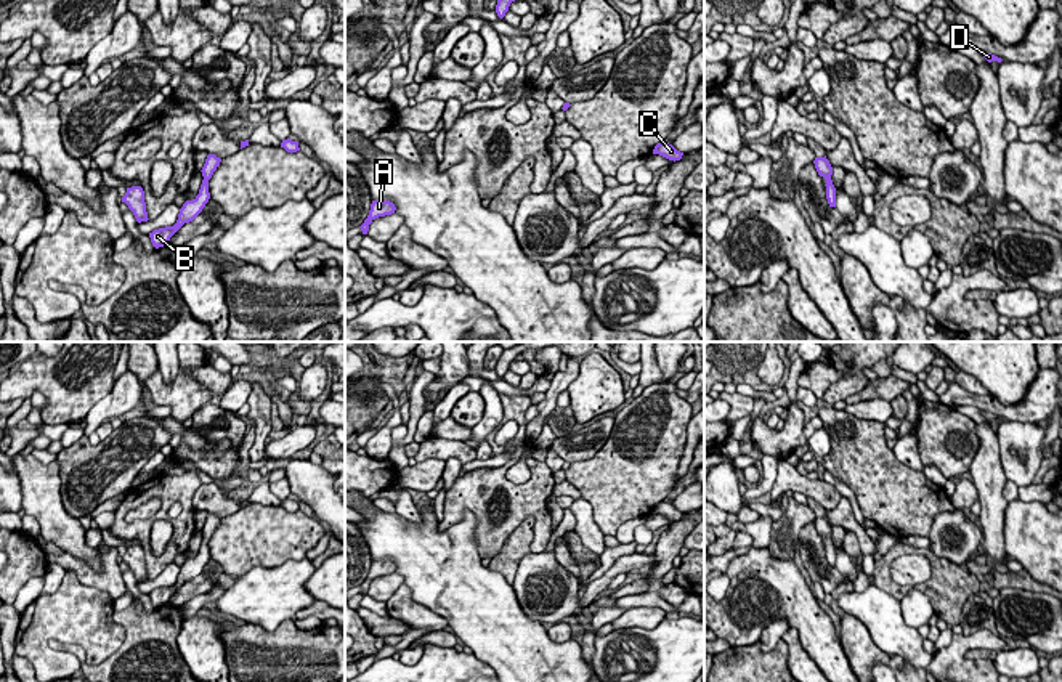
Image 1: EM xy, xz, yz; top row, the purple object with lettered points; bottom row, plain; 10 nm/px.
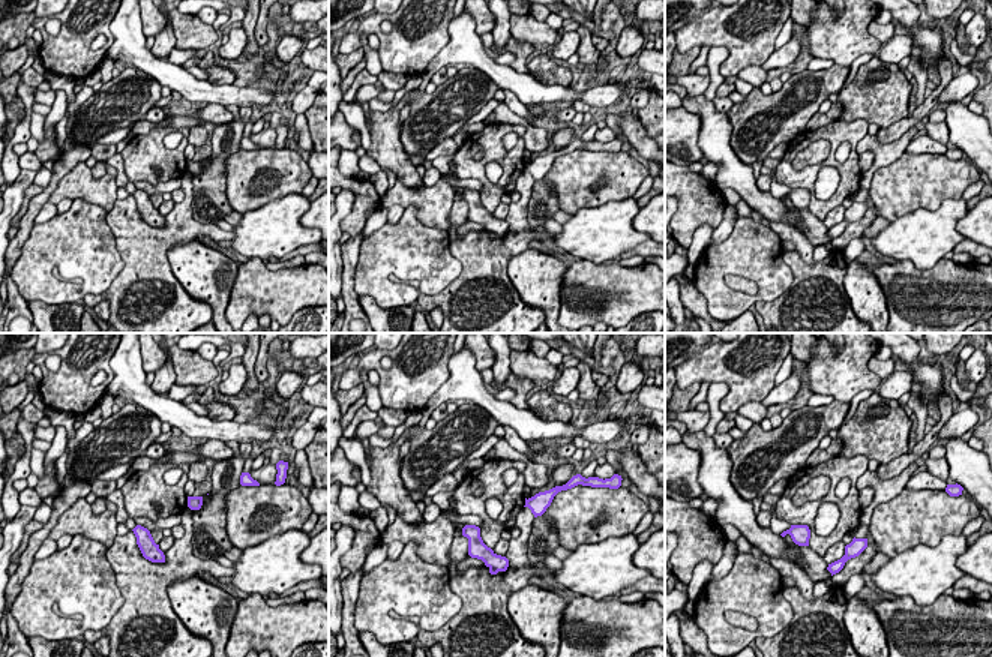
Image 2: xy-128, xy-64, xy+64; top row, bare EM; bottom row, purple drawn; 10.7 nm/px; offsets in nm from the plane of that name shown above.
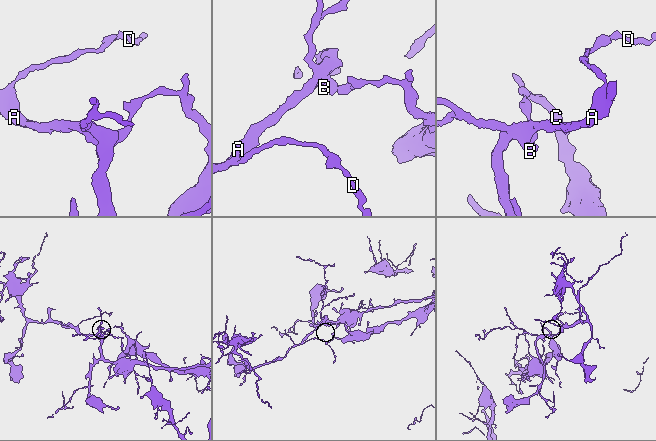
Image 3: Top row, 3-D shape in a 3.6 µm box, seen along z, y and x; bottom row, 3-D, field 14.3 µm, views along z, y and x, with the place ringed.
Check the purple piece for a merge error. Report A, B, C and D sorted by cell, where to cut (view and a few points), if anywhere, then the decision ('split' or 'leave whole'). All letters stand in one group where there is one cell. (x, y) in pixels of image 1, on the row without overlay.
groups A B D / C; cut xy (202, 539), (207, 544); split

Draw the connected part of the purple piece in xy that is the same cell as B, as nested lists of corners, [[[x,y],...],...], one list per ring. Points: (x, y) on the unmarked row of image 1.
[[[202,539],[199,554],[193,560],[186,560],[180,568],[178,579],[173,586],[165,586],[149,592],[151,602],[156,608],[168,603],[170,597],[184,584],[193,581],[210,558],[209,544]]]

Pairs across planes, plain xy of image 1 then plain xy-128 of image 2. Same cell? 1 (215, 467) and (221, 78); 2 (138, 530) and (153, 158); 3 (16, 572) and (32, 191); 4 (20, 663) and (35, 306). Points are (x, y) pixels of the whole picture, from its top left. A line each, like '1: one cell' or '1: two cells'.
1: one cell
2: one cell
3: one cell
4: one cell

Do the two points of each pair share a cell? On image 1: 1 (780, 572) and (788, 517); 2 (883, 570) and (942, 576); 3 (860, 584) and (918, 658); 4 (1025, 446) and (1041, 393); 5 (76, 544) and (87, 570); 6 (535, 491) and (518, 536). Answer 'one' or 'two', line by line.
1: two
2: one
3: two
4: two
5: two
6: two

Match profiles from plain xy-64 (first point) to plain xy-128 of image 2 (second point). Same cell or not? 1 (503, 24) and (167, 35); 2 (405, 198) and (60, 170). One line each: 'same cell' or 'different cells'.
1: same cell
2: different cells

